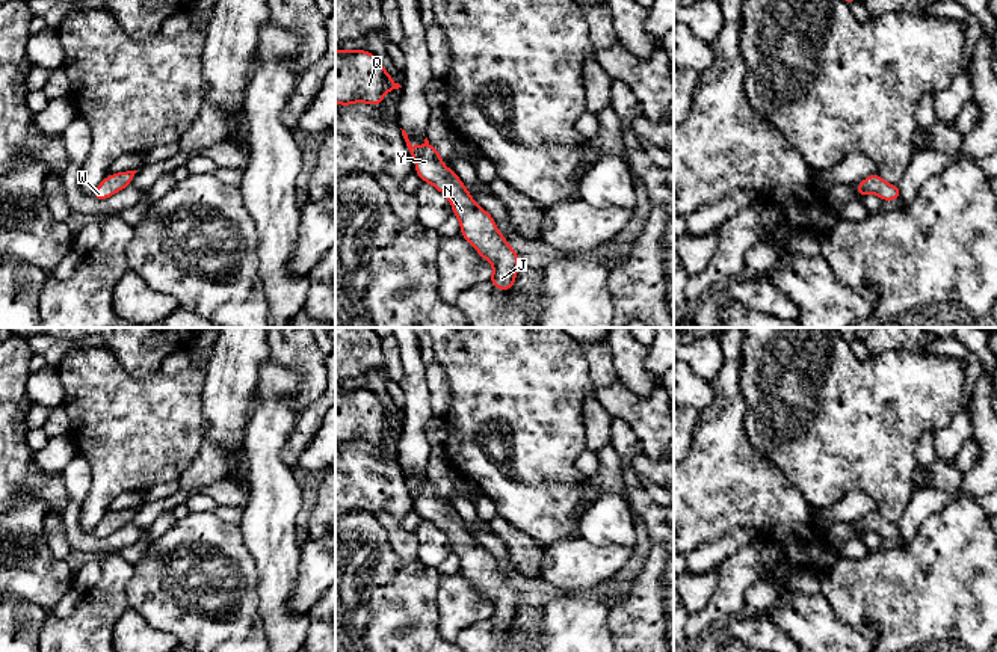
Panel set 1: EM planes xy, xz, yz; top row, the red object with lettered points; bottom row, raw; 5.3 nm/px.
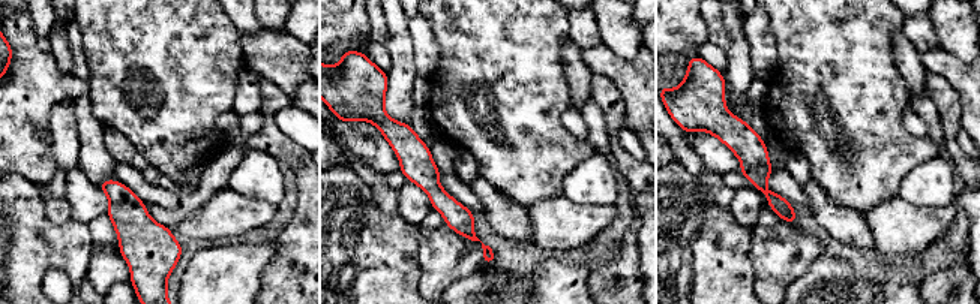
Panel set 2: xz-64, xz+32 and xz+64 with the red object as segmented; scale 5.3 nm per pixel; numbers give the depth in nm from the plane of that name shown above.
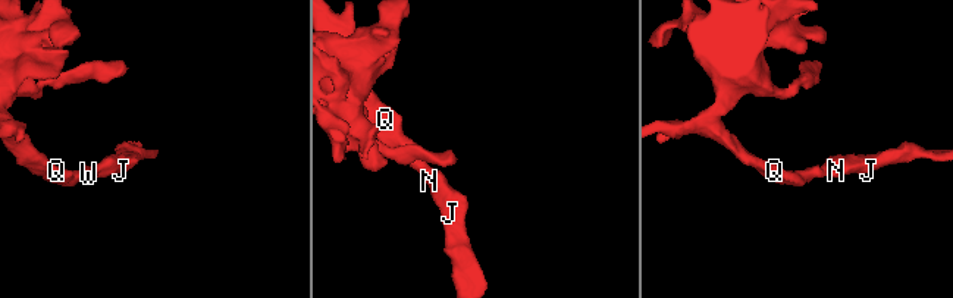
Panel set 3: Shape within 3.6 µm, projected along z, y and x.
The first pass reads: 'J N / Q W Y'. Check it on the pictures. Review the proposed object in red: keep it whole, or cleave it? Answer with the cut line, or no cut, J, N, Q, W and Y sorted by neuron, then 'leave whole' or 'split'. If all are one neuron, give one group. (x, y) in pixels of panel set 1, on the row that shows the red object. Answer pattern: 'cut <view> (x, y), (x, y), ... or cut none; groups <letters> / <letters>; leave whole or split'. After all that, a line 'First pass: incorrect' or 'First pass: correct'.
cut none; groups J N Q W Y; leave whole
First pass: incorrect

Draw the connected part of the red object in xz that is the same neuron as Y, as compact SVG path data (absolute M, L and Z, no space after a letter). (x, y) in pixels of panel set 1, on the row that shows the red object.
M405 130L402 134L415 161L415 174L450 201L453 214L461 220L461 235L482 258L492 263L489 282L502 291L511 290L518 273L518 252L506 243L491 214L474 202L456 174L443 165L440 152L428 137L423 146L412 146Z

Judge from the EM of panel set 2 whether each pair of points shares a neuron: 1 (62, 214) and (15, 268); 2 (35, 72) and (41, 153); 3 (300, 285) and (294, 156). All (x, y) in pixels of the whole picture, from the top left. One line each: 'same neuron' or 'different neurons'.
1: different neurons
2: same neuron
3: same neuron

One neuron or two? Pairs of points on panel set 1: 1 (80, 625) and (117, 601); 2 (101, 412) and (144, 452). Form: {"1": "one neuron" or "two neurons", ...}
{"1": "one neuron", "2": "one neuron"}

